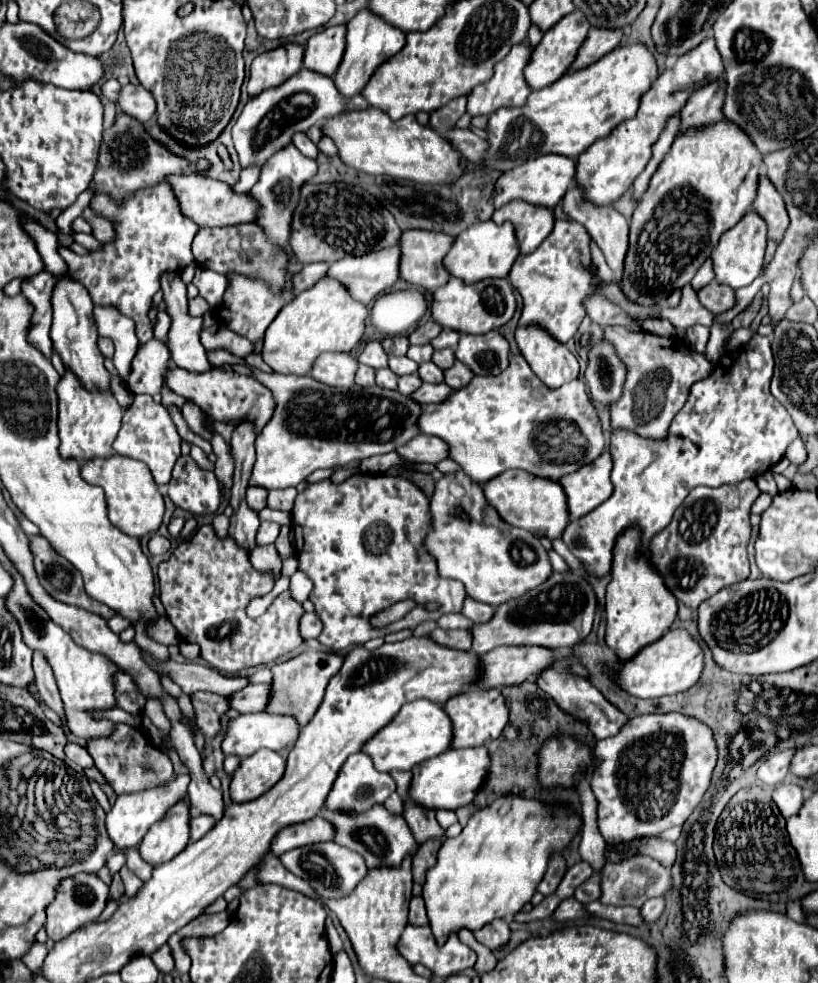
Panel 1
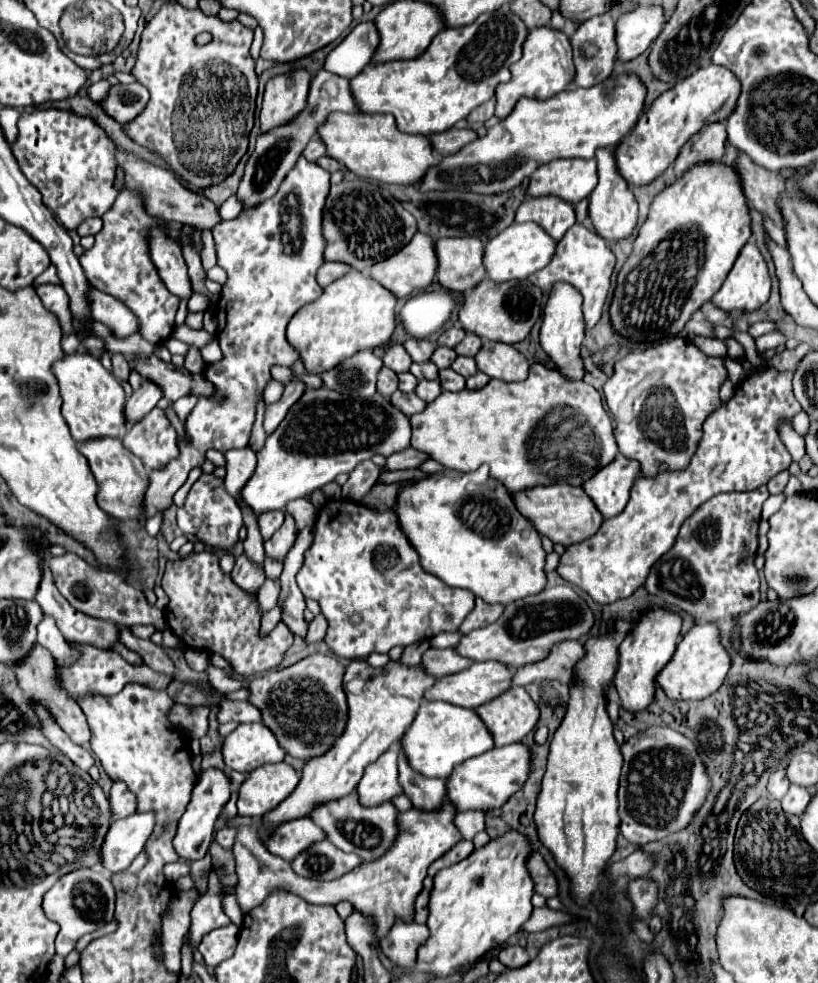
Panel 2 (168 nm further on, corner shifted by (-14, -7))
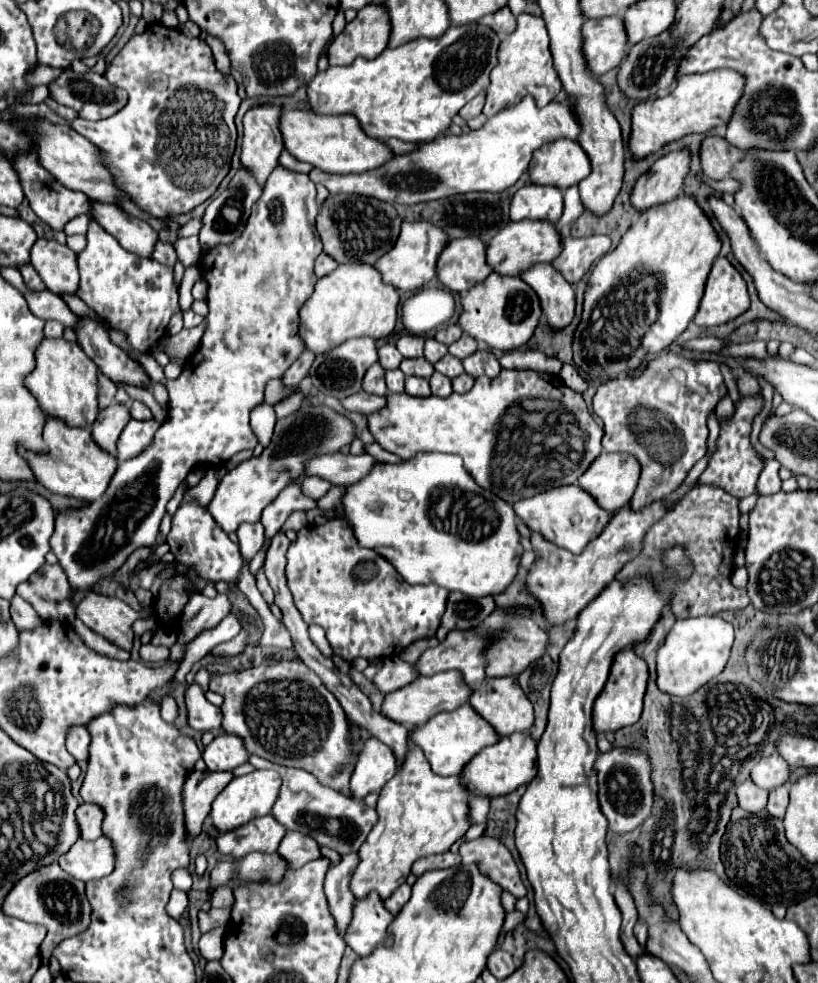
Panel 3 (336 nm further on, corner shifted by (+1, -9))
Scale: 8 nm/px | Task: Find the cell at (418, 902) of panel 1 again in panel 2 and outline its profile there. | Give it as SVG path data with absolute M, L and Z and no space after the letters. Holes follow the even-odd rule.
M421 890L419 896L415 898L415 920L425 924L427 920L427 904L429 904L429 892Z

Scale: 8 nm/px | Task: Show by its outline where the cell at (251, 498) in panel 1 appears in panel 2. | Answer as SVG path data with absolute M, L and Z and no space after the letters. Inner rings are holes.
M267 512L259 516L257 524L263 540L269 540L275 534L275 530L283 524L283 518L285 518L285 512Z

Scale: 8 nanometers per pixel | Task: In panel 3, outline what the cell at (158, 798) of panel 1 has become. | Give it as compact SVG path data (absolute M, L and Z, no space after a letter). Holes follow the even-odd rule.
M104 834L96 840L78 840L66 854L58 858L58 864L82 882L104 878L112 874L116 862L116 850L112 840Z

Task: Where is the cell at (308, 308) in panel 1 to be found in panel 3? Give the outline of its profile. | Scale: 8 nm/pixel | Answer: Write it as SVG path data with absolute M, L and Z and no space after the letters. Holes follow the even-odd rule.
M340 264L332 274L316 282L314 294L300 308L300 338L306 344L306 350L326 354L340 342L352 338L384 338L396 326L398 316L398 292L384 284L380 272L374 266L356 266Z

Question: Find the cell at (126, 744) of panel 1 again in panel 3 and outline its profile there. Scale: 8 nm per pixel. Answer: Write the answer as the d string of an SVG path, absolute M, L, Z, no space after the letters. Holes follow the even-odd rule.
M82 802L76 810L78 824L80 824L80 838L82 840L96 840L102 834L104 810L98 804Z

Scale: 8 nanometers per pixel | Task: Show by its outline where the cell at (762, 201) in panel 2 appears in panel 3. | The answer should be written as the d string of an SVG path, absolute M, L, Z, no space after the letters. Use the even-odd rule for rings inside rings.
M708 136L702 142L700 164L702 164L702 172L710 180L724 180L732 176L734 164L738 164L742 158L744 154L720 136Z

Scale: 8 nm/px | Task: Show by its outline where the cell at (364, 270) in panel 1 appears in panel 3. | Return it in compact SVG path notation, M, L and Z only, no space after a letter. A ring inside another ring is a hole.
M402 222L402 230L396 246L388 254L384 254L374 264L374 268L382 274L382 280L386 284L396 286L396 290L402 294L410 290L418 290L436 276L436 260L442 248L446 246L446 242L448 236L436 230L436 226L428 226L428 222Z

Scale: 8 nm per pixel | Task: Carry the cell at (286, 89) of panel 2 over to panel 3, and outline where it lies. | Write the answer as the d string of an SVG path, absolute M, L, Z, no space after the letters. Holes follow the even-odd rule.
M260 104L252 106L244 116L242 164L256 174L260 184L266 182L284 150L284 138L280 132L282 112L282 104Z

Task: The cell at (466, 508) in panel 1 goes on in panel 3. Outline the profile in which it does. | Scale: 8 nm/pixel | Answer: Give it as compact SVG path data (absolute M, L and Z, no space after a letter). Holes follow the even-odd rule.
M418 454L416 458L406 460L402 464L384 464L384 462L376 464L376 470L372 470L372 474L364 476L362 482L348 486L348 490L342 498L342 506L346 512L346 520L352 522L352 528L354 528L354 534L356 534L360 546L374 548L378 554L388 558L388 562L400 572L400 576L408 584L438 584L450 592L462 592L462 594L468 594L470 598L480 598L480 596L502 594L518 574L518 566L520 566L520 558L524 554L524 548L520 544L520 532L516 528L516 514L508 502L504 502L502 498L498 498L490 490L484 490L482 486L476 484L472 474L464 468L460 456L454 456L454 454Z

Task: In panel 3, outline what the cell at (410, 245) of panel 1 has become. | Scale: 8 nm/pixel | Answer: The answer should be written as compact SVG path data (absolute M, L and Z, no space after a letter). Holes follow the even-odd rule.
M480 238L450 240L436 264L438 280L452 292L466 292L484 280L492 268L486 264L486 246Z

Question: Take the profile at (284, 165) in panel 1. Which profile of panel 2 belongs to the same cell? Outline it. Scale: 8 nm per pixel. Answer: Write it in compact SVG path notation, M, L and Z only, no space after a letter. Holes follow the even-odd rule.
M301 156L271 200L265 200L233 220L219 222L213 228L217 264L227 272L227 282L223 284L215 308L219 318L217 342L223 358L215 364L207 364L203 372L205 380L213 384L215 394L199 398L187 416L187 440L179 438L179 456L169 460L161 470L149 472L143 514L137 518L141 526L157 512L171 508L173 494L185 484L189 472L205 462L209 448L225 454L231 448L245 448L249 444L257 402L271 380L271 366L293 366L299 360L299 352L287 342L285 330L291 316L323 292L315 274L325 262L323 252L327 244L321 222L327 192L329 172ZM287 198L293 198L293 214L287 214Z

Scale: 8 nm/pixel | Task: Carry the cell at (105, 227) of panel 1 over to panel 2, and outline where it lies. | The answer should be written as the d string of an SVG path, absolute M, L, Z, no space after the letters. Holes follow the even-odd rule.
M55 108L23 112L19 118L19 138L11 146L11 150L25 178L31 180L31 184L35 184L35 188L41 192L43 204L67 230L75 230L89 216L103 216L119 194L119 190L115 188L117 146L89 116L75 116L67 110L55 110Z

